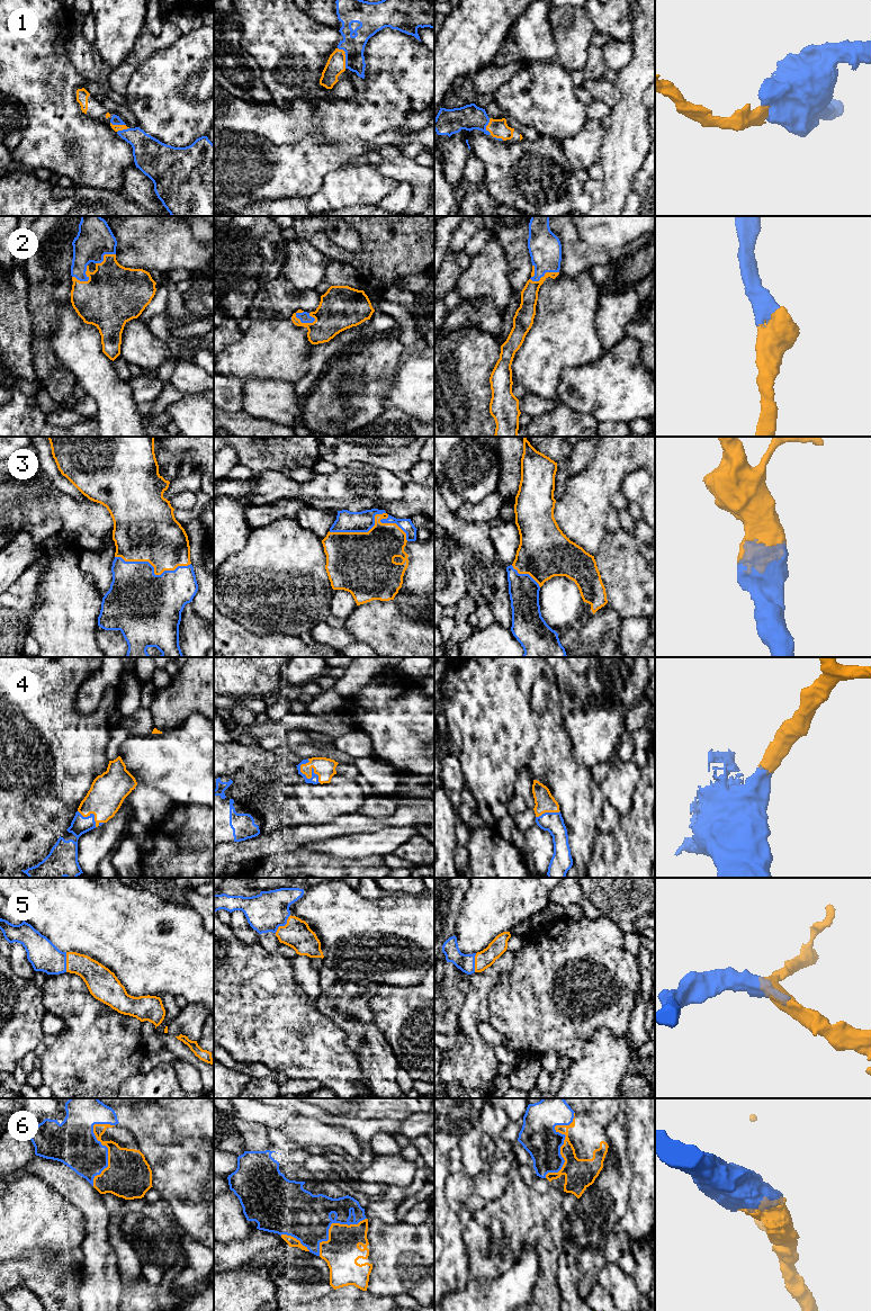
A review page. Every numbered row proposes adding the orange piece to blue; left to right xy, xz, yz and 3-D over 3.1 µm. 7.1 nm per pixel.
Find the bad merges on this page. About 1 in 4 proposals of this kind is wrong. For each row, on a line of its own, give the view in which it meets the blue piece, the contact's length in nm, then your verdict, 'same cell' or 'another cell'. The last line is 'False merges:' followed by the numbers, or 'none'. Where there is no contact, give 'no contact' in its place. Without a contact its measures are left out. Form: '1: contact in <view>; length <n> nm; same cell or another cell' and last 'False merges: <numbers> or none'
1: contact in xz; length 160 nm; same cell
2: contact in yz; length 220 nm; same cell
3: contact in xy; length 550 nm; same cell
4: contact in xz; length 200 nm; same cell
5: contact in xz; length 170 nm; same cell
6: contact in xy; length 460 nm; same cell
False merges: none

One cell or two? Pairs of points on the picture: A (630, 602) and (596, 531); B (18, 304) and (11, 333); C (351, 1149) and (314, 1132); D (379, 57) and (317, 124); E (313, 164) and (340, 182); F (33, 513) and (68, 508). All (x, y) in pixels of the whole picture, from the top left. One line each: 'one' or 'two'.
A: two
B: one
C: one
D: one
E: two
F: two

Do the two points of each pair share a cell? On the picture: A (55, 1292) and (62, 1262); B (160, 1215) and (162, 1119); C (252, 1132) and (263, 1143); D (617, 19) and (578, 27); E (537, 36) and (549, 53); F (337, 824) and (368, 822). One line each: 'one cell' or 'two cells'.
A: two cells
B: two cells
C: one cell
D: two cells
E: one cell
F: one cell

